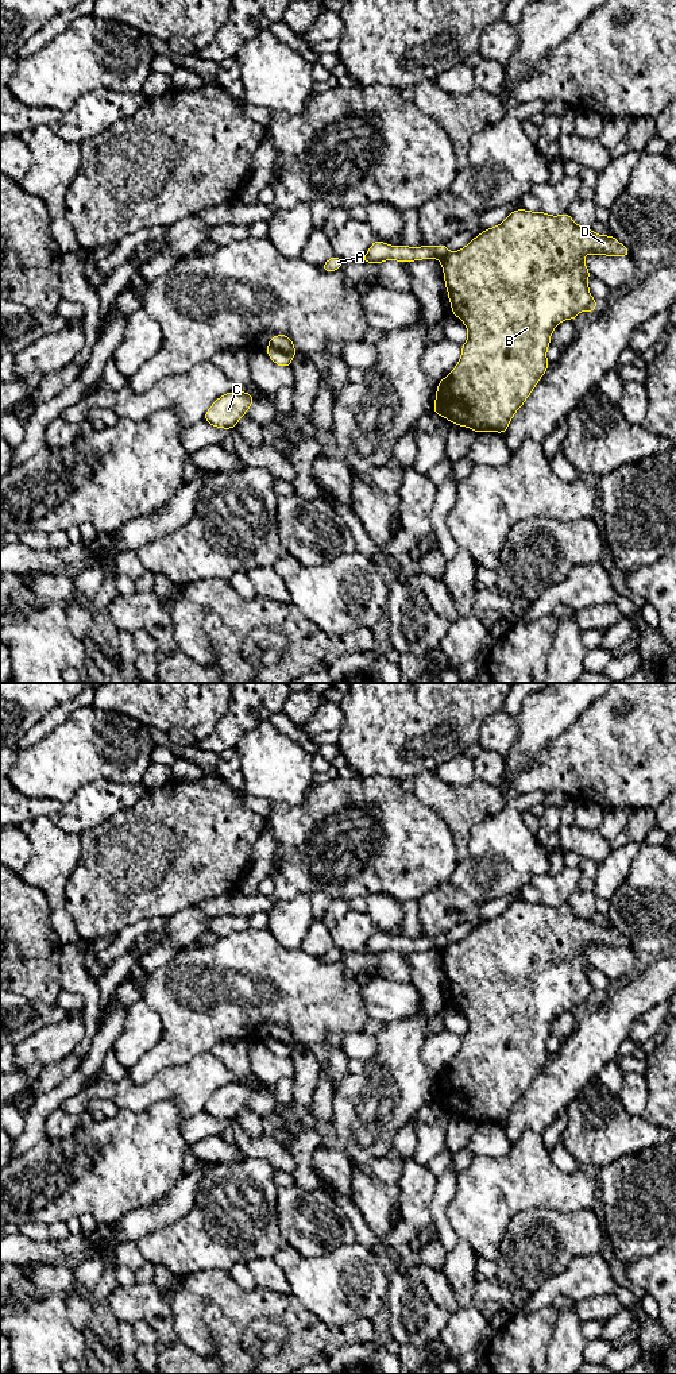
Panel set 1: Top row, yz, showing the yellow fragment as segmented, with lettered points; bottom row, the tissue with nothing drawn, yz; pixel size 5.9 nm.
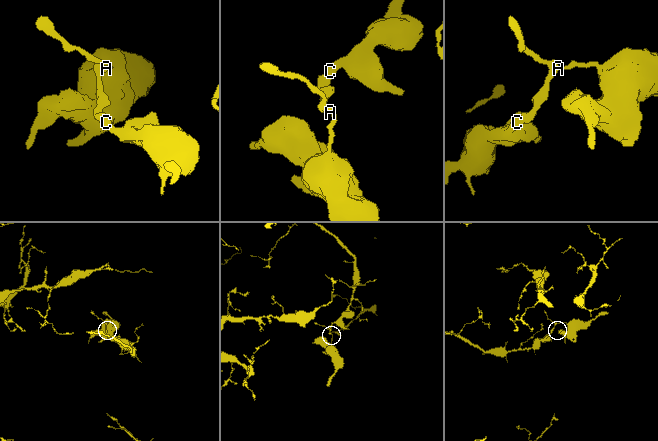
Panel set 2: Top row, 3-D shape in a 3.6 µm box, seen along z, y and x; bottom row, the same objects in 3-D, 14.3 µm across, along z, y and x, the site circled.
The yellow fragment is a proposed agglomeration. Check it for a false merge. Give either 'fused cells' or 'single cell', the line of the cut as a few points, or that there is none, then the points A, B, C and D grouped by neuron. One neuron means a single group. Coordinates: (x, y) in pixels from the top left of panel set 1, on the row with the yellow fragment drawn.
fused cells; cut in yz along (449, 253), (441, 261); A C / B D

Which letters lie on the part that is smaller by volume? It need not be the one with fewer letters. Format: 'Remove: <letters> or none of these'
Remove: B, D

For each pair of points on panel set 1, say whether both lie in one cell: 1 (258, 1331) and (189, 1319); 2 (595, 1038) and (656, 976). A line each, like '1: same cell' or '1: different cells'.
1: same cell
2: same cell

